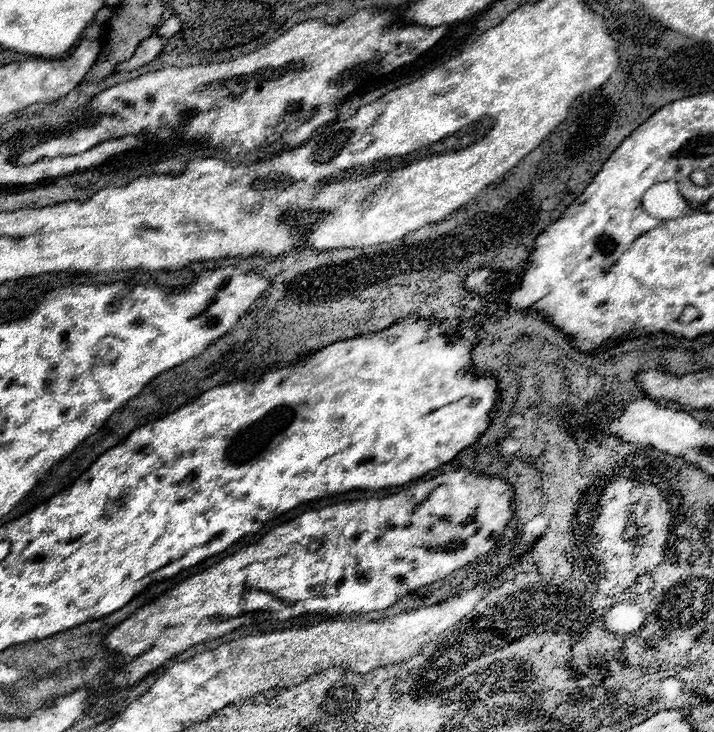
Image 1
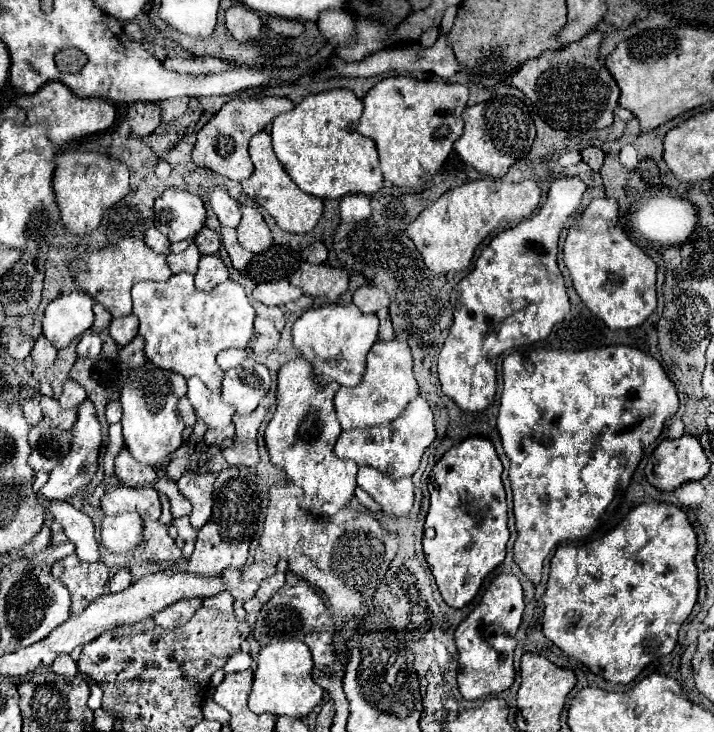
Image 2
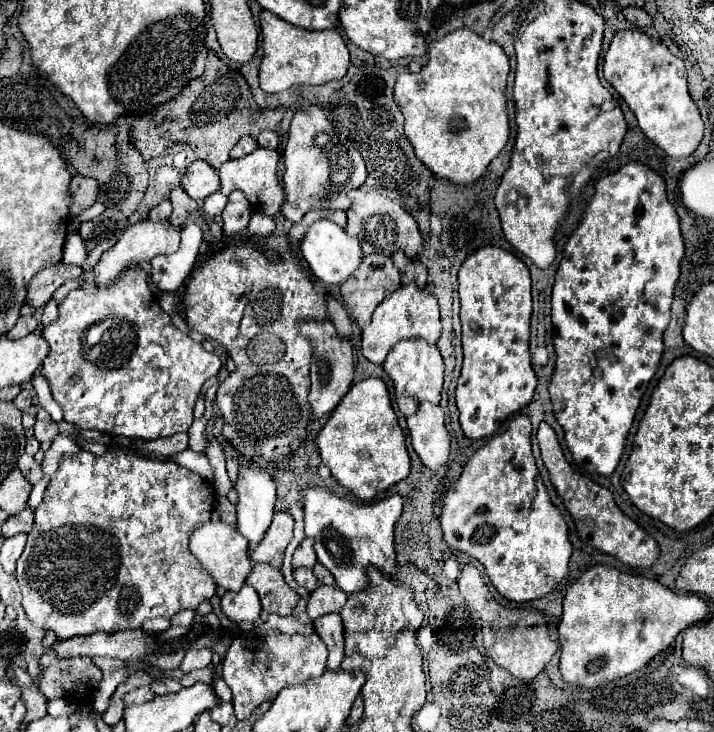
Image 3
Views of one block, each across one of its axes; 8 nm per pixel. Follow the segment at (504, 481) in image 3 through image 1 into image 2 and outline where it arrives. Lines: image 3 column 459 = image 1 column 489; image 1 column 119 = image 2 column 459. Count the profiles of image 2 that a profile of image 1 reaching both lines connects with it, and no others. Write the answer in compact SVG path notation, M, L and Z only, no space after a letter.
M500 574L496 576L480 604L468 614L468 618L456 628L454 638L460 654L458 668L458 688L464 700L478 700L486 694L504 692L514 684L514 634L522 622L524 594L516 576Z

